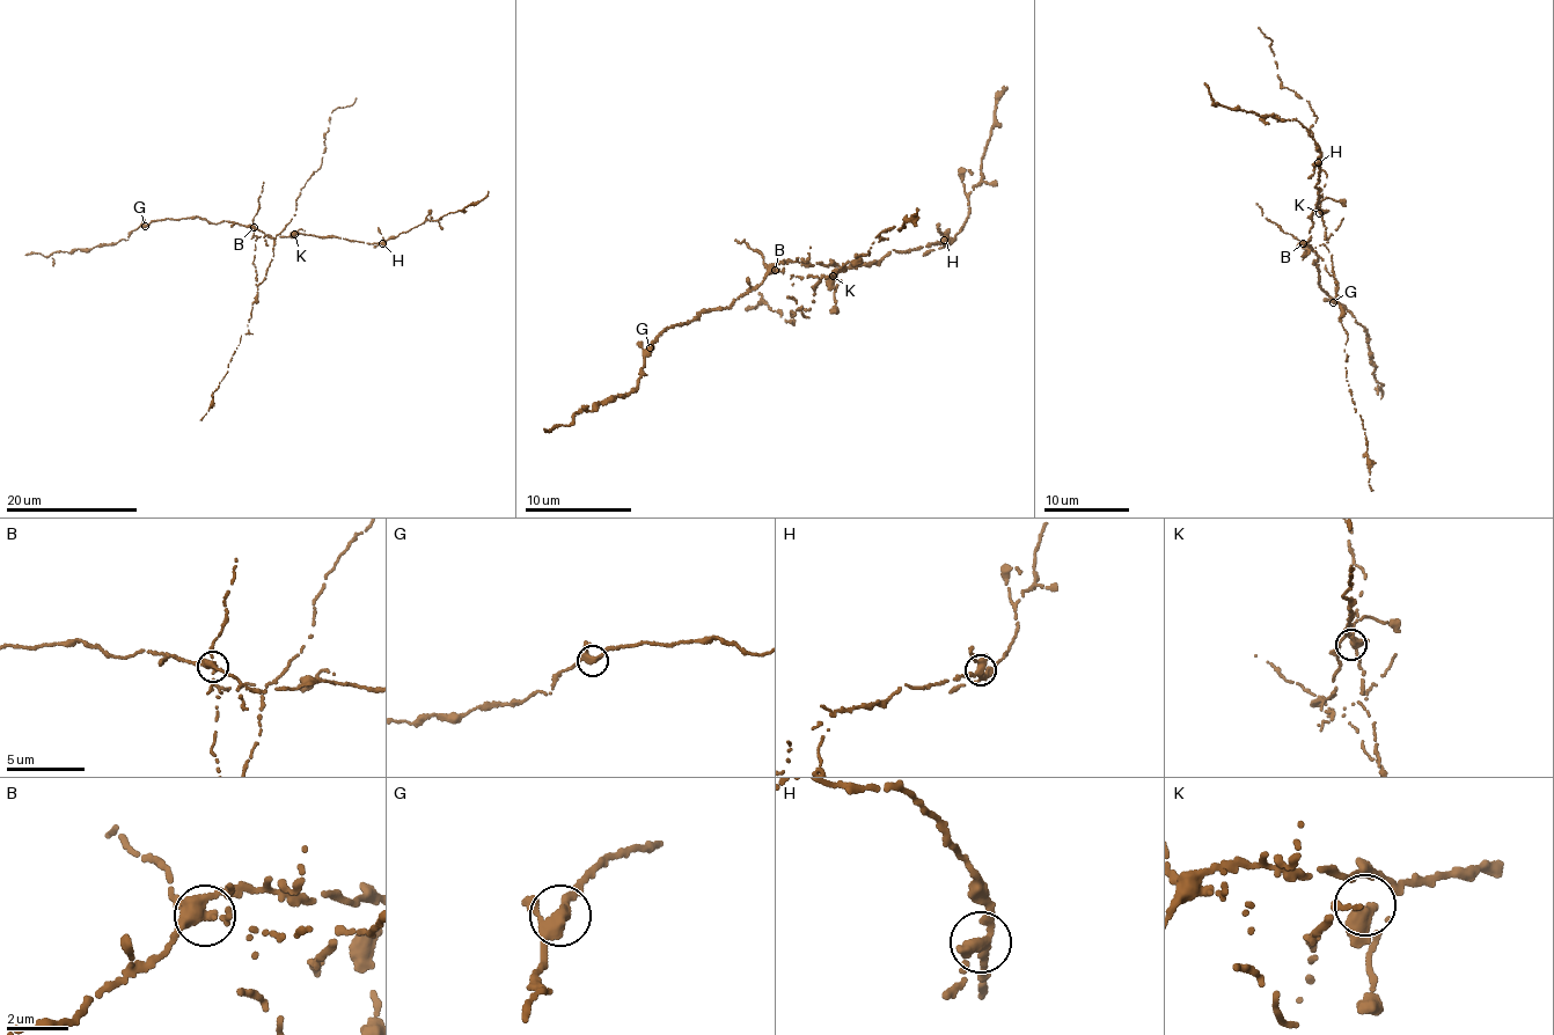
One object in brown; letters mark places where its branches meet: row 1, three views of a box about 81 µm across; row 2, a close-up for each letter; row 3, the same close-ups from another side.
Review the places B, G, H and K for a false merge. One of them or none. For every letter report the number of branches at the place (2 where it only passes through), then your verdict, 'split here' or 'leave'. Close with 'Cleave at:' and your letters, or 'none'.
B: 4 | split here
G: 3 | leave
H: 4 | leave
K: 2 | leave
Cleave at: B

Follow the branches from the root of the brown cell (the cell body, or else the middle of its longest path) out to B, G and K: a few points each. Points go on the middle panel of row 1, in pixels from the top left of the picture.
B: (796, 276), (785, 270), (776, 271)
G: (796, 276), (775, 270), (727, 307), (709, 308), (689, 321), (674, 324), (662, 331), (650, 347)
K: (796, 276), (778, 271), (778, 264), (801, 261), (812, 266), (816, 263), (841, 268), (842, 272), (833, 276)

